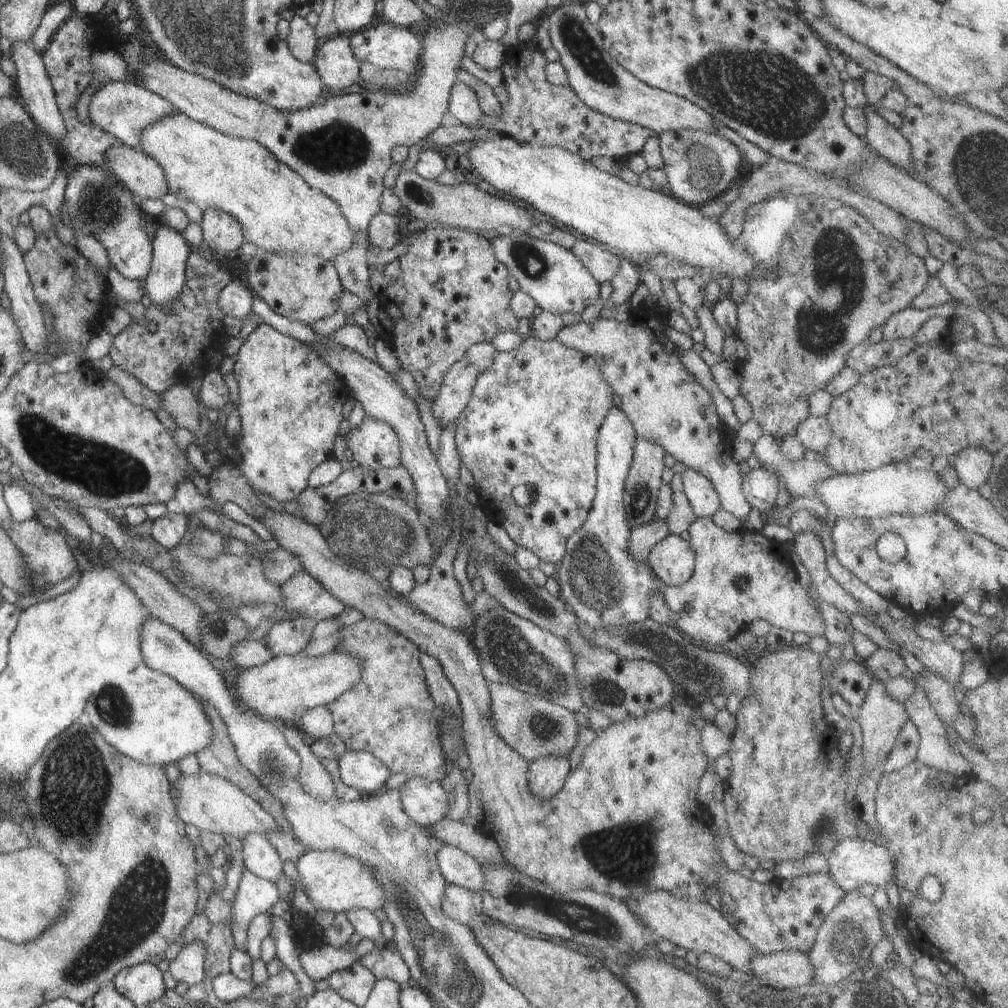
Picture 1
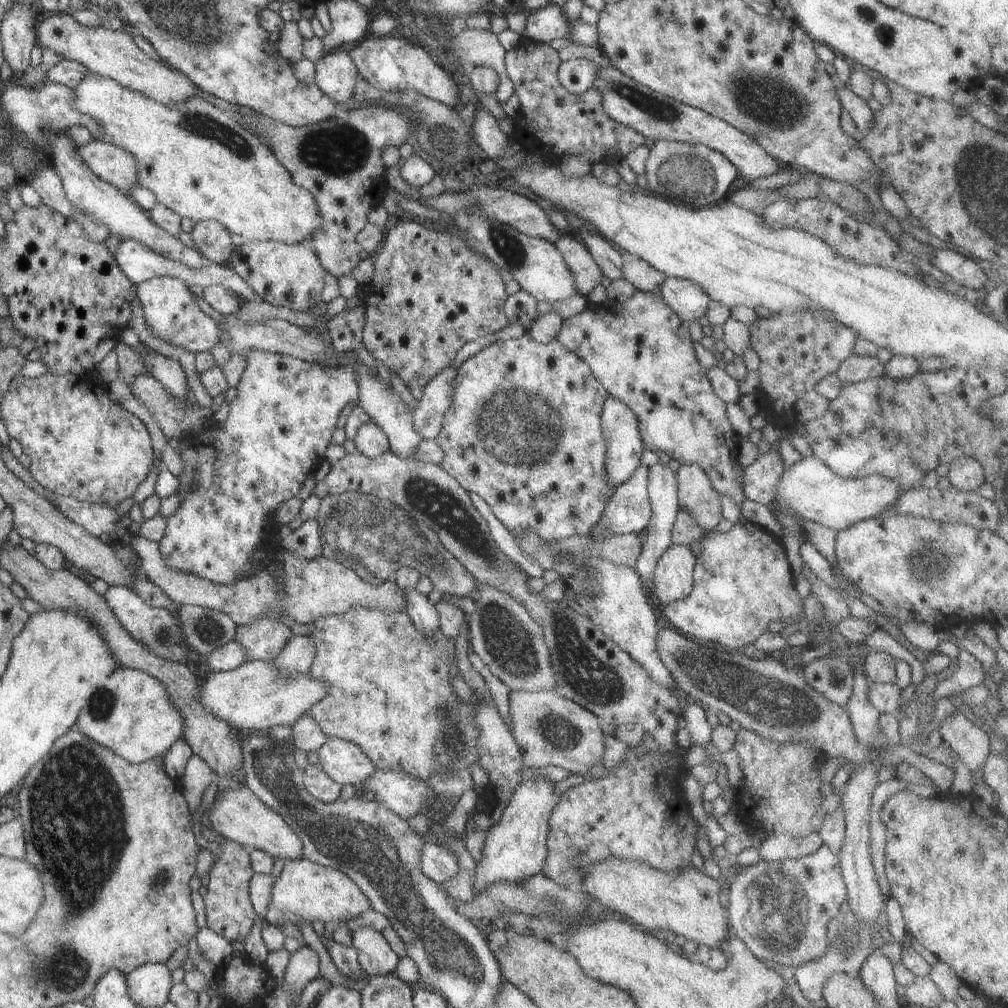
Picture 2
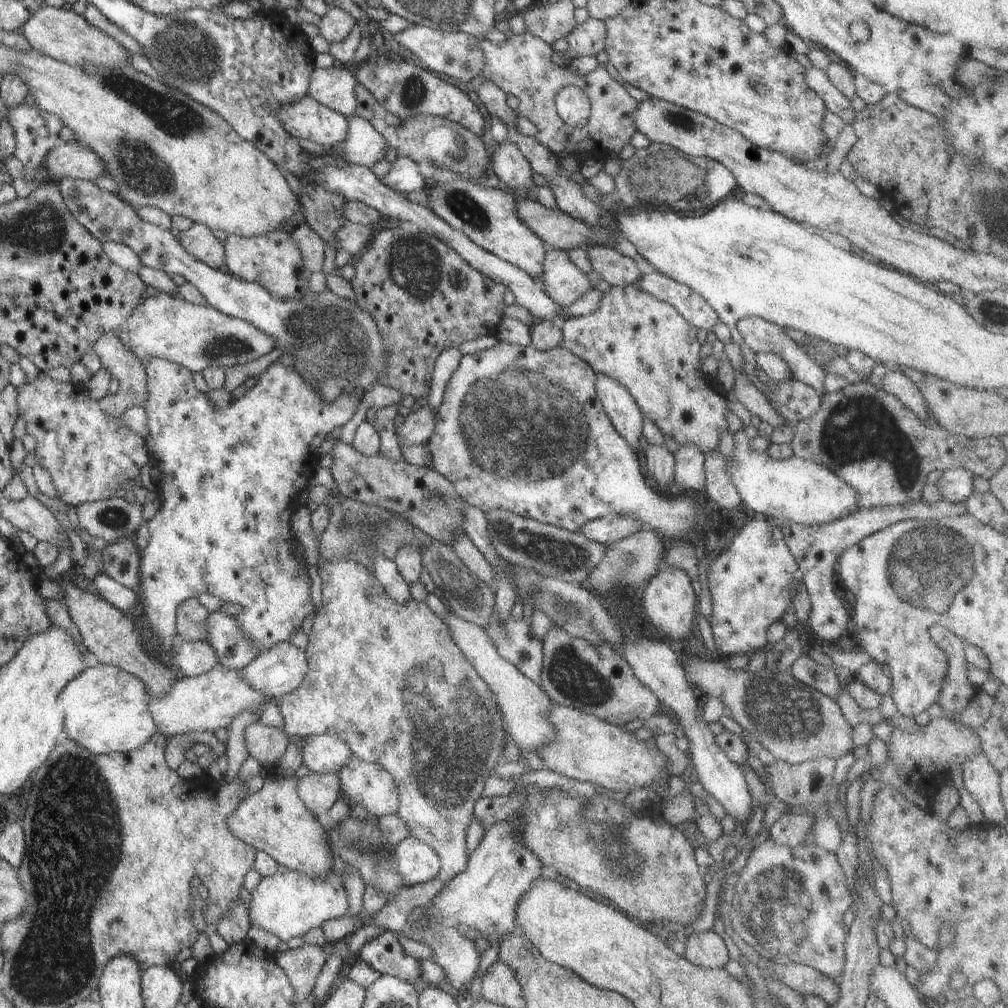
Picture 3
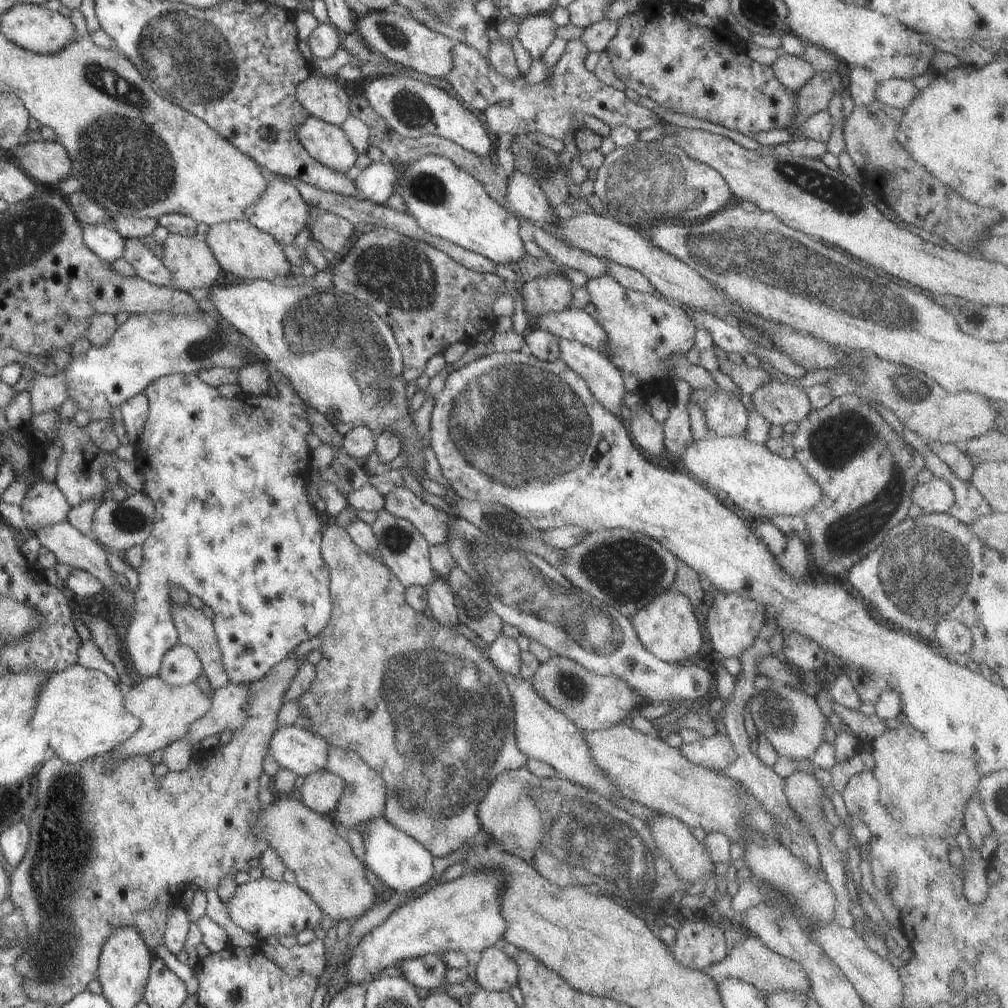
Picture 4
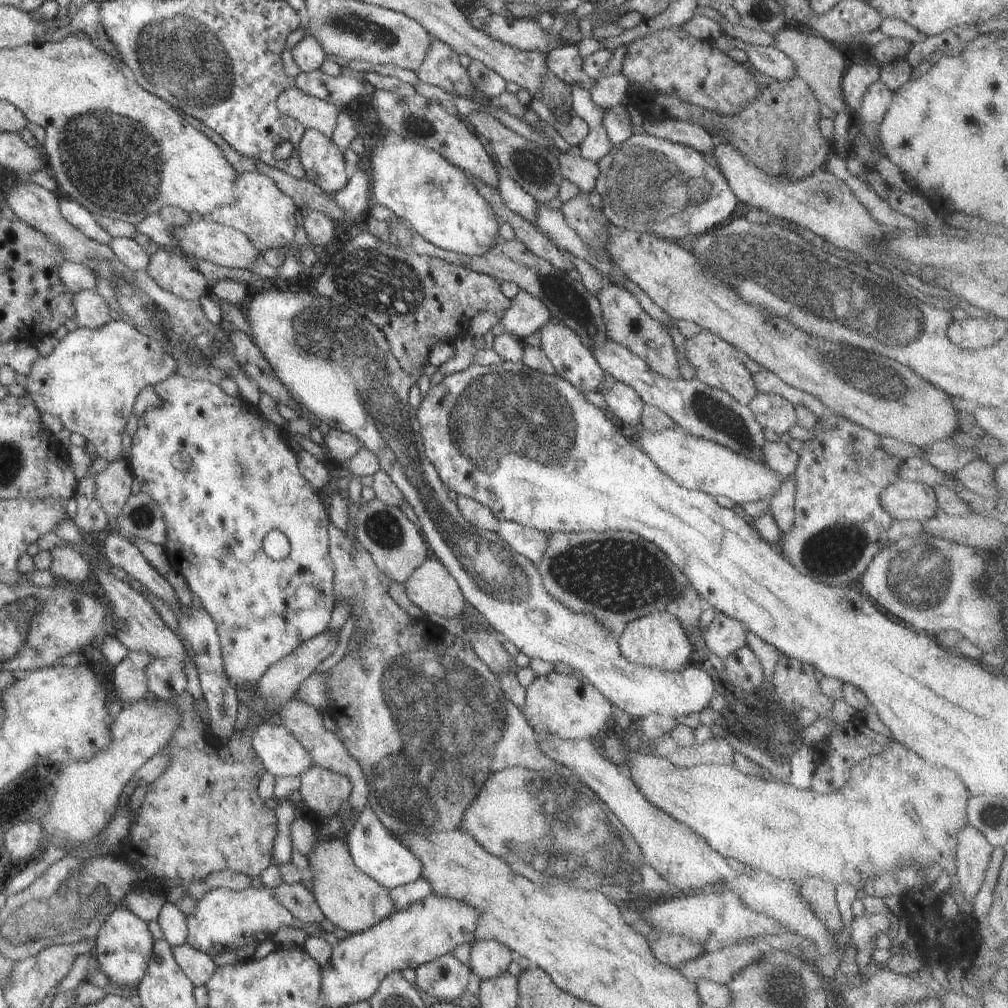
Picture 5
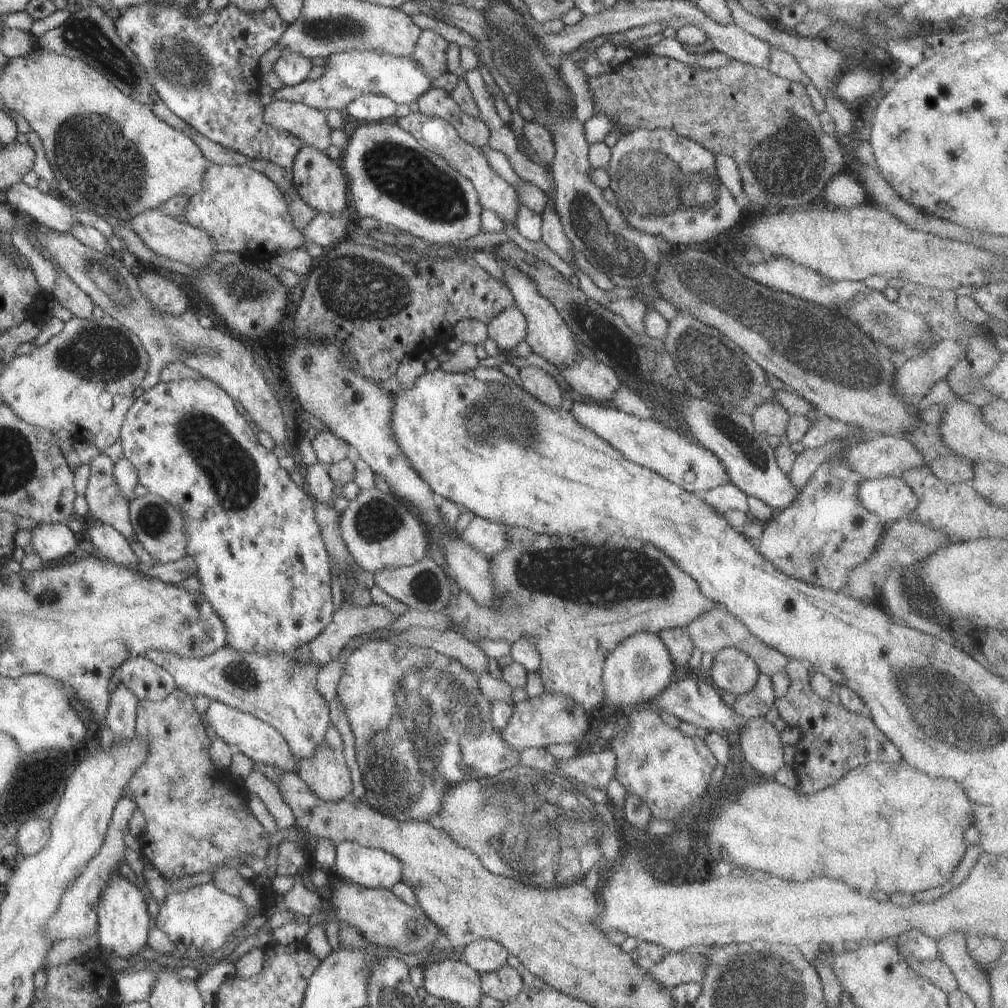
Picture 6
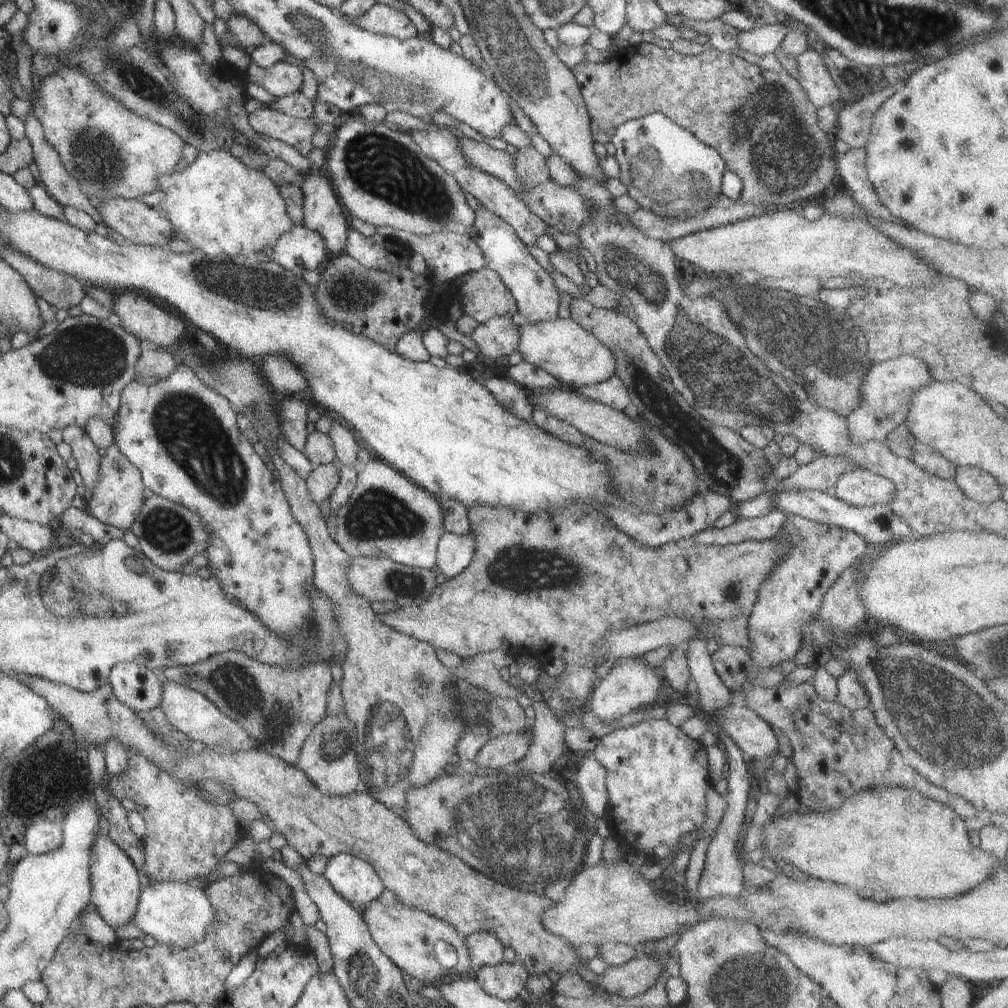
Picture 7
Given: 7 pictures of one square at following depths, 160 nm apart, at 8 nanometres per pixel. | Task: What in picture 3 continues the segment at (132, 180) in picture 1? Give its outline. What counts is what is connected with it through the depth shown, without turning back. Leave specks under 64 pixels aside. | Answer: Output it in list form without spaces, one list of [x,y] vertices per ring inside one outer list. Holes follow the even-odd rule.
[[[76,140],[54,147],[45,156],[43,168],[54,184],[64,177],[95,181],[96,178],[110,176],[102,157]]]

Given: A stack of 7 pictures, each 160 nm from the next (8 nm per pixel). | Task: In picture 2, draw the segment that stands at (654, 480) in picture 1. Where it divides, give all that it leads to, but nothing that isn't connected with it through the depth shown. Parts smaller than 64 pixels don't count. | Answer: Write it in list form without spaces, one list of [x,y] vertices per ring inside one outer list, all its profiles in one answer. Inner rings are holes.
[[[640,465],[624,484],[615,488],[592,536],[640,534],[649,525],[652,509],[647,486],[649,467]]]

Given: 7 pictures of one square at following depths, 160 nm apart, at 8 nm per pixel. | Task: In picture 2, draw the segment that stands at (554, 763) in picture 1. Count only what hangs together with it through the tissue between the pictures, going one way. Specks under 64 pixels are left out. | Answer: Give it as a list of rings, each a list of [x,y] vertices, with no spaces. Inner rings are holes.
[[[543,775],[525,780],[517,786],[499,820],[487,830],[484,859],[475,865],[473,881],[477,894],[489,884],[498,881],[517,883],[541,872],[547,855],[549,818],[559,801],[555,786]]]

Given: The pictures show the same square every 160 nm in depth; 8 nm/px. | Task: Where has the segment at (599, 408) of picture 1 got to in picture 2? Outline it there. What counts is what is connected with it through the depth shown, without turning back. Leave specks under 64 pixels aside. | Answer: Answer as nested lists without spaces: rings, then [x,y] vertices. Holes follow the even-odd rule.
[[[527,333],[518,339],[496,341],[465,360],[457,370],[453,403],[446,411],[442,430],[435,441],[444,451],[443,461],[439,464],[460,486],[468,492],[476,492],[490,506],[496,518],[512,533],[531,531],[545,541],[559,541],[573,536],[588,536],[592,528],[601,519],[607,501],[616,487],[610,487],[605,477],[605,440],[601,429],[601,412],[604,401],[609,395],[602,383],[592,374],[590,367],[571,350],[568,350],[556,338],[551,343],[536,342]]]

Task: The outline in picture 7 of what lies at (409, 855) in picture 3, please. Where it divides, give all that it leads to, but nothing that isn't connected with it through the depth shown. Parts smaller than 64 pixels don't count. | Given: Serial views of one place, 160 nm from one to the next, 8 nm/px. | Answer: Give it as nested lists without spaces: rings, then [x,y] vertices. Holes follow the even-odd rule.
[[[336,853],[330,857],[323,875],[341,898],[359,912],[378,899],[385,888],[372,864],[351,853]]]

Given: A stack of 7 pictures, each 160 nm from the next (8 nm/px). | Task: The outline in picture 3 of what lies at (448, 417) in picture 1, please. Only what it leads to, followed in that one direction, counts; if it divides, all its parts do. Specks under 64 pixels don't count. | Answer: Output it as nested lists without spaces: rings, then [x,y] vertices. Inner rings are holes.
[[[426,403],[409,414],[400,429],[396,430],[403,445],[426,444],[434,432],[436,414]]]

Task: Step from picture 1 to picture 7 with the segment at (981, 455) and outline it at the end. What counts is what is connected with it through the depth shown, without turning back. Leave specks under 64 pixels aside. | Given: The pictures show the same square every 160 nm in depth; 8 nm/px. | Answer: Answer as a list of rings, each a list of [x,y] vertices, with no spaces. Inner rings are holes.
[[[854,469],[845,472],[835,484],[834,492],[831,493],[836,495],[838,499],[846,502],[853,507],[871,507],[876,505],[888,505],[894,500],[895,484],[892,484],[890,480],[883,476],[874,474],[868,469]]]

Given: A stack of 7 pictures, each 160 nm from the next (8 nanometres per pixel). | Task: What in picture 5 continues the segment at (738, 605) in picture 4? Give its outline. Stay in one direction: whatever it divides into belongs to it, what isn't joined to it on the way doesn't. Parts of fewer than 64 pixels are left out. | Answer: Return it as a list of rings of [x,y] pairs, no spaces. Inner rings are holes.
[[[718,612],[703,633],[710,653],[725,659],[747,644],[747,626],[737,618]]]

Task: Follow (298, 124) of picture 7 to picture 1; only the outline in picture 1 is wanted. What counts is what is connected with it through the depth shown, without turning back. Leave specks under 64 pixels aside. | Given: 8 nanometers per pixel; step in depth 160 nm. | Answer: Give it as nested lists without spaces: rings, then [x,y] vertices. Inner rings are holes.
[[[339,33],[320,43],[313,64],[328,88],[345,91],[355,89],[360,82],[359,66],[359,60],[352,54],[349,36]]]

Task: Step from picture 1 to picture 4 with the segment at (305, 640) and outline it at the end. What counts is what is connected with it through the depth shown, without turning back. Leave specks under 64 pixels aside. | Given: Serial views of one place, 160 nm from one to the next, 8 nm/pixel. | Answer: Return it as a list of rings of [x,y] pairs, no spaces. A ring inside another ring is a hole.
[[[183,598],[173,602],[172,620],[177,628],[179,642],[190,647],[200,657],[209,684],[217,689],[228,683],[229,676],[223,663],[214,620],[193,608]]]

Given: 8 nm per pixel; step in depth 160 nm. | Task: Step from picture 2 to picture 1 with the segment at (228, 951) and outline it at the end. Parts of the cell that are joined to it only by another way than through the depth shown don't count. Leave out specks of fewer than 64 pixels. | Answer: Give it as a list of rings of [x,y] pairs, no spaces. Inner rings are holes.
[[[192,943],[183,946],[174,960],[169,962],[169,971],[177,982],[188,986],[202,985],[205,976],[206,949],[204,943]]]

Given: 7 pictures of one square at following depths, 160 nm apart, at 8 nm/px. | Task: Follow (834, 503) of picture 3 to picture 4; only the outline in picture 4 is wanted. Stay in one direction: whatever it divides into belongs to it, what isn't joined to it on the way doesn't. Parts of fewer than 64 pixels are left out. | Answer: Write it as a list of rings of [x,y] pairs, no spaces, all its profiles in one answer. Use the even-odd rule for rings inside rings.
[[[710,431],[703,439],[693,440],[678,467],[709,490],[720,490],[748,515],[750,520],[769,520],[770,516],[802,517],[822,502],[820,486],[792,460],[784,460],[766,446],[742,437],[720,437]]]

